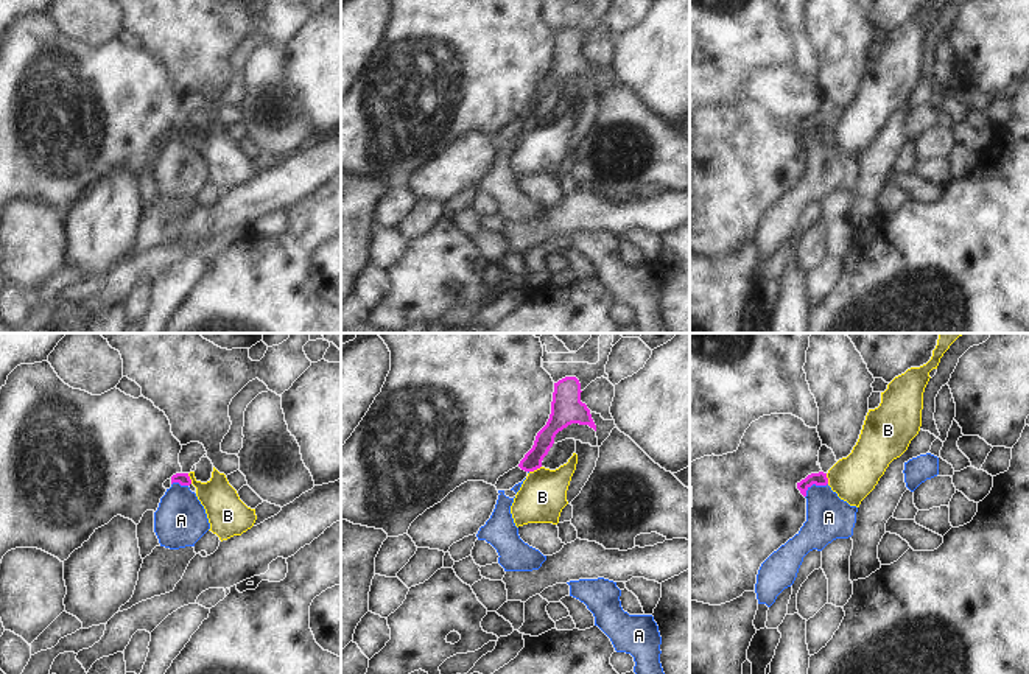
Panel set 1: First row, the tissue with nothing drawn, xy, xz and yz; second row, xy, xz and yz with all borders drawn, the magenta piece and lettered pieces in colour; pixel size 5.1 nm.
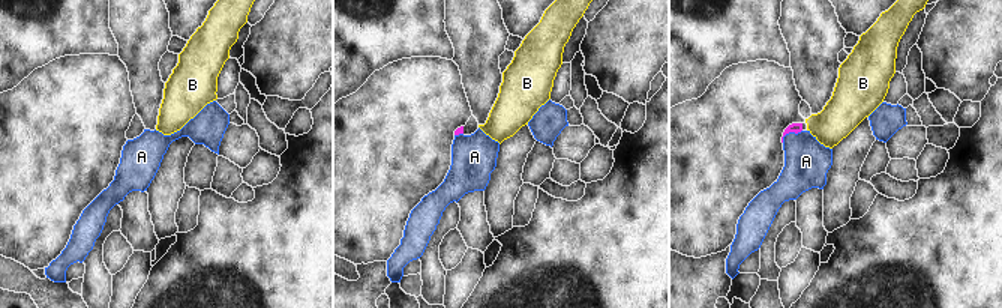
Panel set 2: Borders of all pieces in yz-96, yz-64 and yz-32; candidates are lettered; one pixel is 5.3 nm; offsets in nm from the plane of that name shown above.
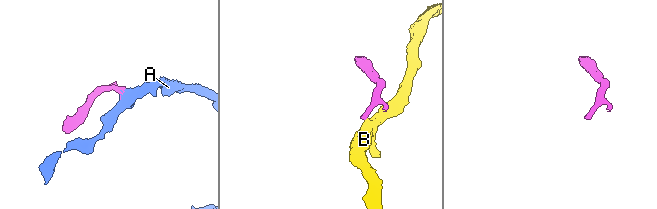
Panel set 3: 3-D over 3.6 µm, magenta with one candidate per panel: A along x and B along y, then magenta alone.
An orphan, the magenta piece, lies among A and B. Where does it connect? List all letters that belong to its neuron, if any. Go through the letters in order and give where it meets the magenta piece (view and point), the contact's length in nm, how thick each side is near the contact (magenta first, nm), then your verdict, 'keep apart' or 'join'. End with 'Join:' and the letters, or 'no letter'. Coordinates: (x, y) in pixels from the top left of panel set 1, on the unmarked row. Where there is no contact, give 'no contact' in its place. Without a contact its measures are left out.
A: meets magenta in yz at (813, 134); contact 140 nm long; 70 nm thick on the magenta side, 240 nm on the other; join
B: meets magenta in xz at (534, 120); contact 70 nm long; 100 nm thick on the magenta side, 240 nm on the other; keep apart
Join: A

